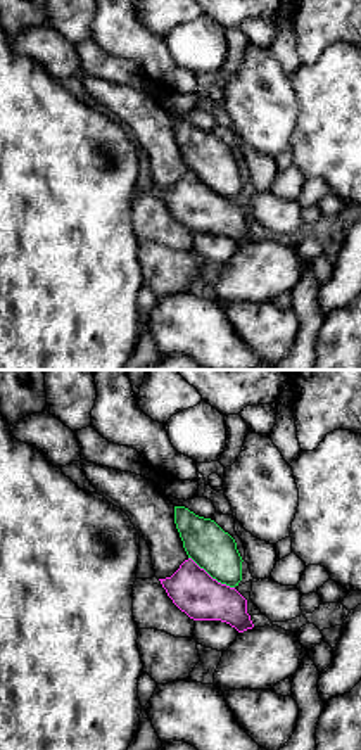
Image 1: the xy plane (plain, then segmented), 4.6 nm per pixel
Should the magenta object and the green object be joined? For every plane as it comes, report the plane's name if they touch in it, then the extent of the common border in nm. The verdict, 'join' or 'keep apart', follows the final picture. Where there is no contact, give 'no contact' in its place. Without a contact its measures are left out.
contact in xy; length 260 nm

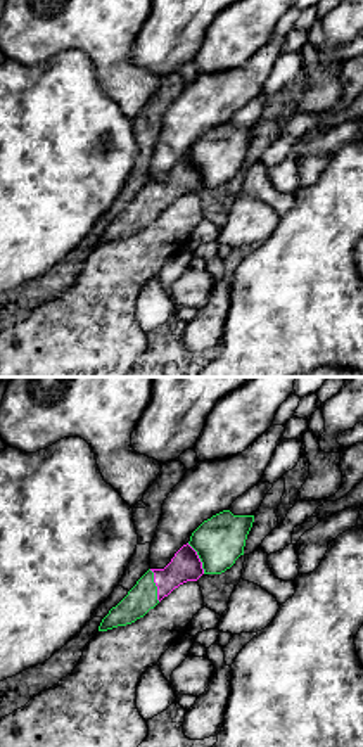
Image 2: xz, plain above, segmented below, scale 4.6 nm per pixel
contact in xz; length 160 nm

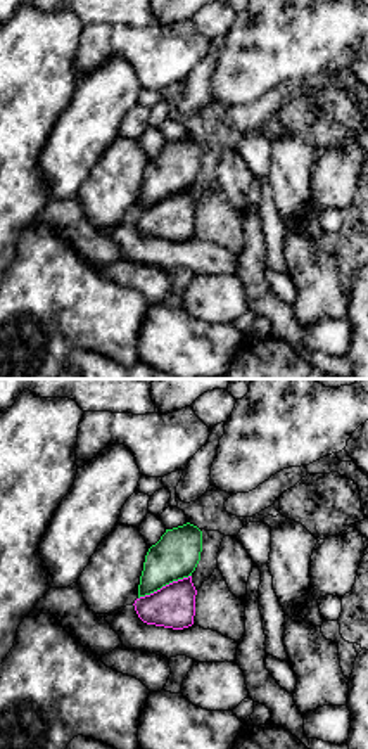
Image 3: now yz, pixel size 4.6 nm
contact in yz; length 280 nm

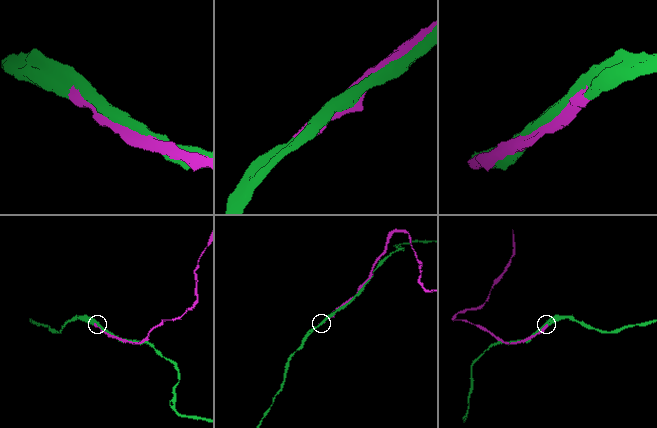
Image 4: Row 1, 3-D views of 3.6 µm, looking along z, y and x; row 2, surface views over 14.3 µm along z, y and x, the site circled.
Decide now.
join

